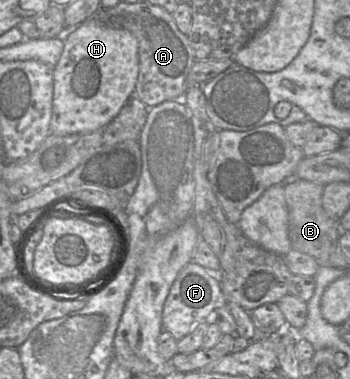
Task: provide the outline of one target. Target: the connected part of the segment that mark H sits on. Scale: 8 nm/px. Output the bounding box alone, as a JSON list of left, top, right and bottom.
[50,18,139,136]

